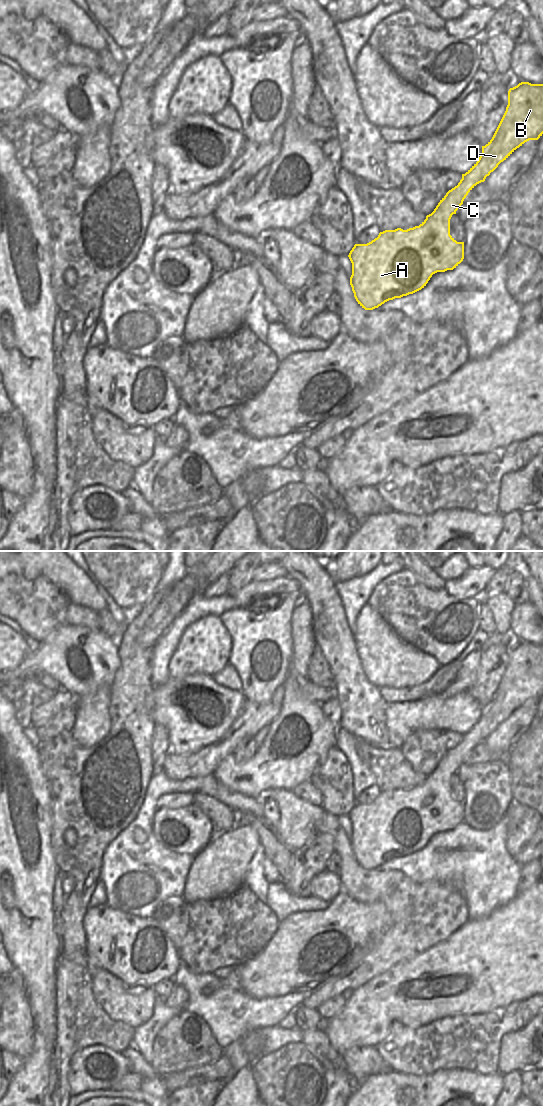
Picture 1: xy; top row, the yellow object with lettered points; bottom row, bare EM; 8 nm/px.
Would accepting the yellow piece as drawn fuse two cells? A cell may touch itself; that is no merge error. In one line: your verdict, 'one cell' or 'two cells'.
one cell

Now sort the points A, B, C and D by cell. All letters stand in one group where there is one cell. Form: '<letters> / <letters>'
A B C D

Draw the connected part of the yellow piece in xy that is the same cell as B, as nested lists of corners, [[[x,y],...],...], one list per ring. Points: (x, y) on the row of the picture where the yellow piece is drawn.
[[[521,82],[508,91],[506,111],[492,137],[482,146],[478,161],[465,173],[457,186],[449,190],[434,211],[419,225],[407,230],[397,228],[380,232],[378,237],[367,244],[355,244],[348,257],[352,263],[350,285],[358,304],[365,310],[378,308],[385,302],[413,294],[426,286],[433,274],[453,270],[464,259],[464,242],[457,242],[450,235],[450,219],[463,204],[468,193],[493,172],[517,148],[529,140],[538,140],[543,134],[543,84]]]

